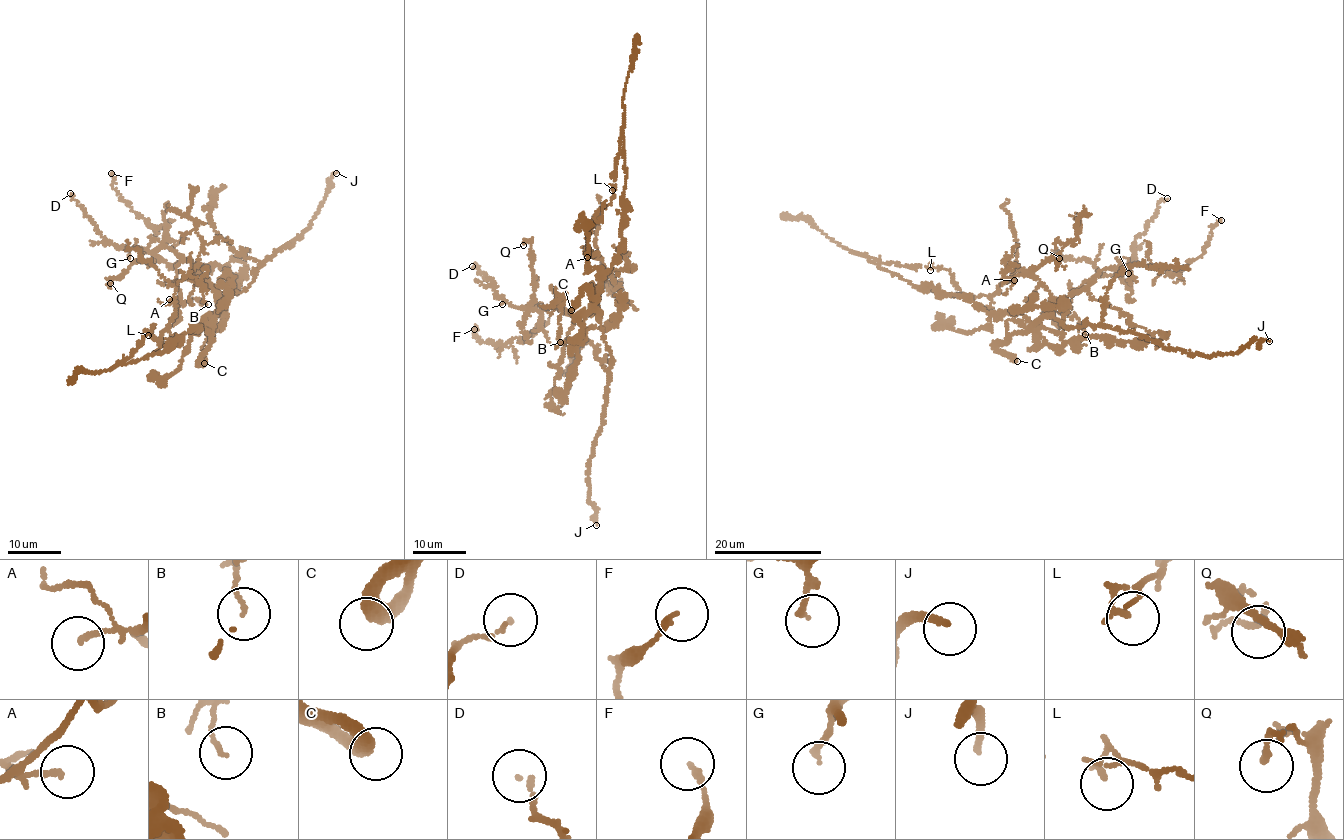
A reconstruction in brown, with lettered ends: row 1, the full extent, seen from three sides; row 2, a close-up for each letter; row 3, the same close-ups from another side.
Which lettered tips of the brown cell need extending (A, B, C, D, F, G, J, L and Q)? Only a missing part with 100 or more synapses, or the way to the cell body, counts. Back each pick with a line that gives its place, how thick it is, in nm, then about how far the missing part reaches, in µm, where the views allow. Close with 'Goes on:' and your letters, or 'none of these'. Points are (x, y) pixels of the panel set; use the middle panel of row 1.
J: at (596, 525); 190 nm thick; about 20 µm are missing
Goes on: J

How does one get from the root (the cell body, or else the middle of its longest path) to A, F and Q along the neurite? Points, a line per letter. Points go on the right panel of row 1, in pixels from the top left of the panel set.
A: (1035, 323), (1039, 325), (1034, 330), (1033, 323), (1048, 312), (1049, 294), (1020, 269), (1007, 280), (1014, 280)
F: (1035, 323), (1034, 330), (1049, 307), (1106, 268), (1152, 265), (1175, 272), (1204, 253), (1221, 220)
Q: (1035, 323), (1034, 330), (1049, 307), (1106, 268), (1116, 271), (1097, 273), (1087, 259), (1055, 251), (1059, 258)

